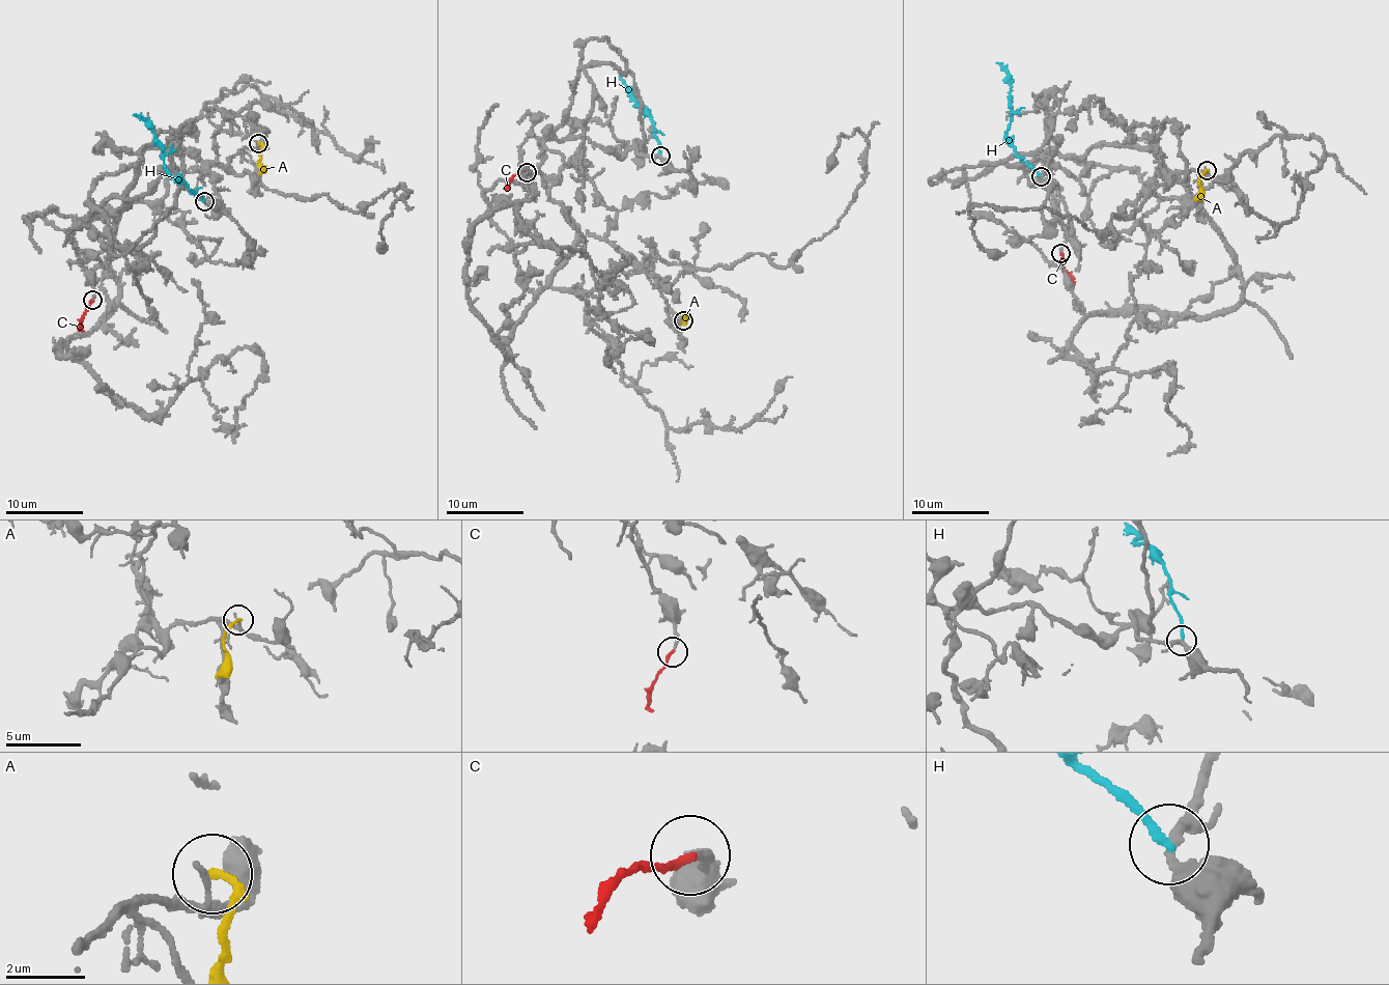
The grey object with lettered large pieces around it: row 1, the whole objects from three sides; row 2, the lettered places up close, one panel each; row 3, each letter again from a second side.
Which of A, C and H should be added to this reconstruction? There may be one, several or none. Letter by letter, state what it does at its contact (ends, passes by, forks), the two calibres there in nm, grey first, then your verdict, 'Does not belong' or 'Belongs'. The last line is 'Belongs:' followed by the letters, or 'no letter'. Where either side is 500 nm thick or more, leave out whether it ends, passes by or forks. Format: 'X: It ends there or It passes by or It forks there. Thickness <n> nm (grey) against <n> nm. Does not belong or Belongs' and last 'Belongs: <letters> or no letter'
A: It ends there. Thickness 130 nm (grey) against 190 nm. Does not belong
C: It ends there. Thickness 170 nm (grey) against 200 nm. Belongs
H: It ends there. Thickness 260 nm (grey) against 200 nm. Does not belong
Belongs: C

